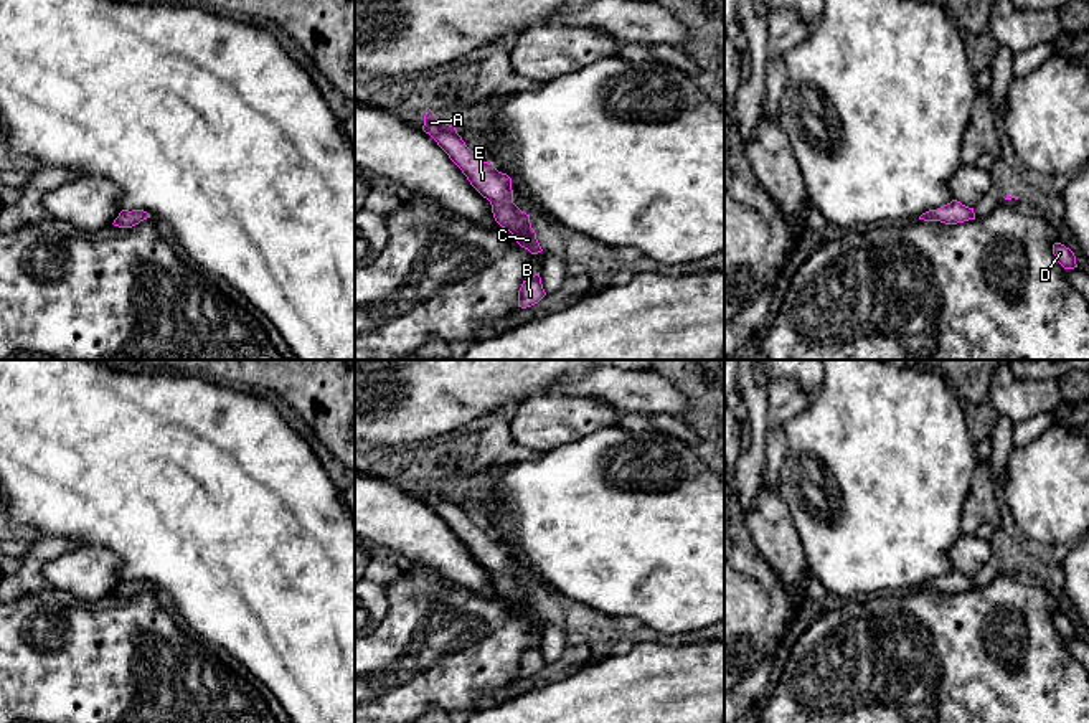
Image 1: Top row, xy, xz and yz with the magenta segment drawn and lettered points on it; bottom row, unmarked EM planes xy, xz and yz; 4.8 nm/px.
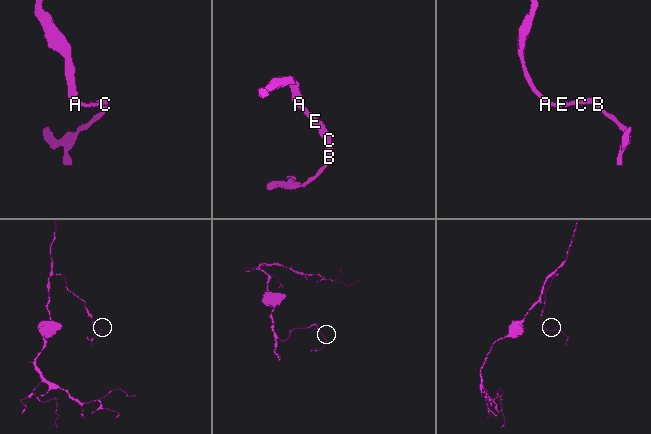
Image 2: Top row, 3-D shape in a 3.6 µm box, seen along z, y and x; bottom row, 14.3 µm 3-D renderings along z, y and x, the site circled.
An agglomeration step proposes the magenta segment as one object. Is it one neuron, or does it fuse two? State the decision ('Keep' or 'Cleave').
Keep

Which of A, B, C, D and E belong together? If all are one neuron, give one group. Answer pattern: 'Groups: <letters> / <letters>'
Groups: A B C D E

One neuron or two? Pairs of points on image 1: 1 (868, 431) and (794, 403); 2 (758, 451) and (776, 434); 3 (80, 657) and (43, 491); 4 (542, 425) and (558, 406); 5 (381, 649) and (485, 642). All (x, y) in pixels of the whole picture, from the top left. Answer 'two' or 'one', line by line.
1: two
2: two
3: two
4: one
5: one

